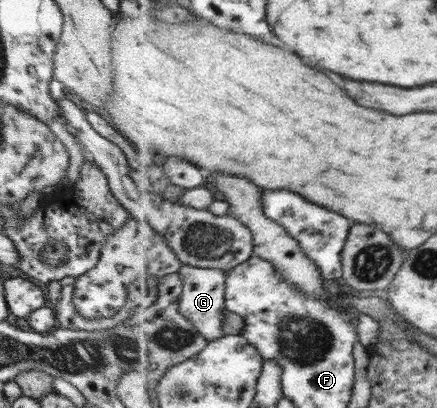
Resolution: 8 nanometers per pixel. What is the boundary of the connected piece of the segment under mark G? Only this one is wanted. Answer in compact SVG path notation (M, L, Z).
M183 265L179 271L184 284L180 302L181 313L202 333L209 341L218 340L225 335L225 309L227 271L213 268L196 268Z

